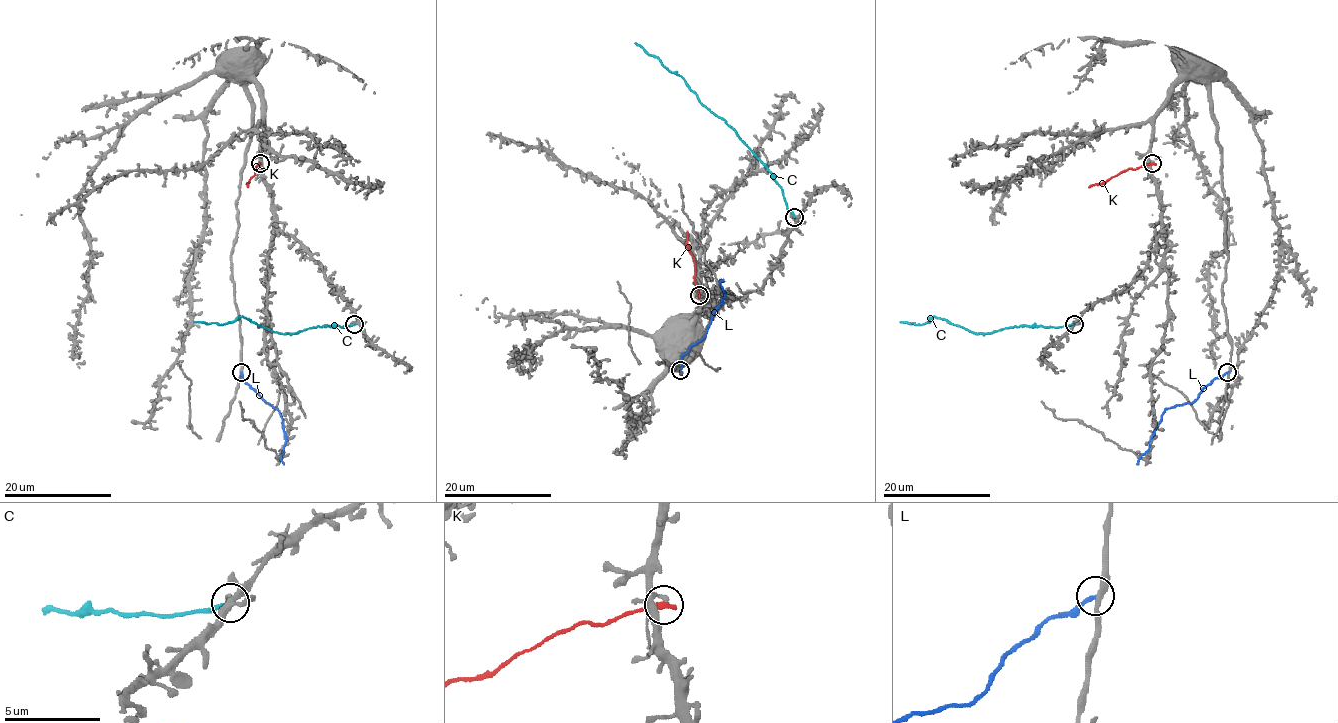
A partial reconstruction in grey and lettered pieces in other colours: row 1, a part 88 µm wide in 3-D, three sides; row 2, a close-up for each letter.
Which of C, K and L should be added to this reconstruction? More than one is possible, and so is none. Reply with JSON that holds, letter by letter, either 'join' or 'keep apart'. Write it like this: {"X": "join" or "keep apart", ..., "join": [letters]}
{"C": "keep apart", "K": "keep apart", "L": "keep apart", "join": []}

